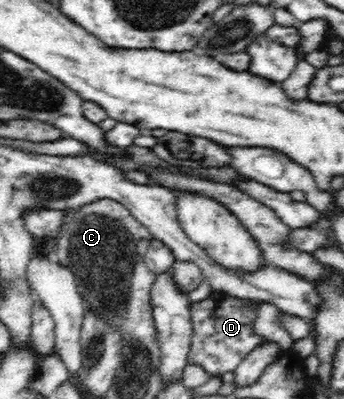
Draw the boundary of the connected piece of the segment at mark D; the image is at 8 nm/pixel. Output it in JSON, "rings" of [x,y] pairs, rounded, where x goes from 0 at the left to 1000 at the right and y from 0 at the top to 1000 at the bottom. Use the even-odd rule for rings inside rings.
{"rings":[[[619,729],[599,749],[590,749],[587,754],[578,754],[573,759],[561,759],[552,767],[552,784],[555,784],[555,807],[561,810],[561,847],[555,847],[555,872],[549,877],[549,887],[544,887],[544,905],[549,905],[549,915],[578,915],[587,917],[596,925],[596,932],[605,932],[619,945],[642,945],[654,932],[680,932],[680,927],[695,917],[695,910],[703,902],[712,902],[712,895],[733,882],[733,877],[741,877],[747,870],[756,870],[767,862],[770,852],[767,847],[759,847],[756,842],[747,842],[733,830],[733,807],[744,799],[747,779],[753,757],[721,752],[721,749],[701,749],[677,742],[666,742],[651,734],[637,734],[628,729]]]}

